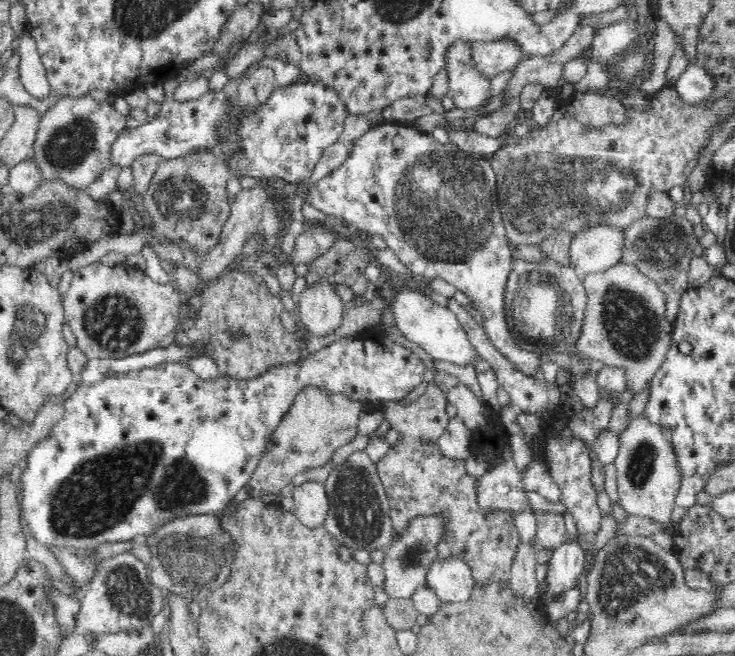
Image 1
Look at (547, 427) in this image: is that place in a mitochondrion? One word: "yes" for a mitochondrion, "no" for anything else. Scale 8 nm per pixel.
no

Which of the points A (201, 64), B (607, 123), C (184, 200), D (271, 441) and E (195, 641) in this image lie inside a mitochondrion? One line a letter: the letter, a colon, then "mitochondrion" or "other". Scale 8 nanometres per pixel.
A: other
B: other
C: mitochondrion
D: other
E: other

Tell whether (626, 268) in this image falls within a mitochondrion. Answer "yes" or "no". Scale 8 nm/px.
yes

